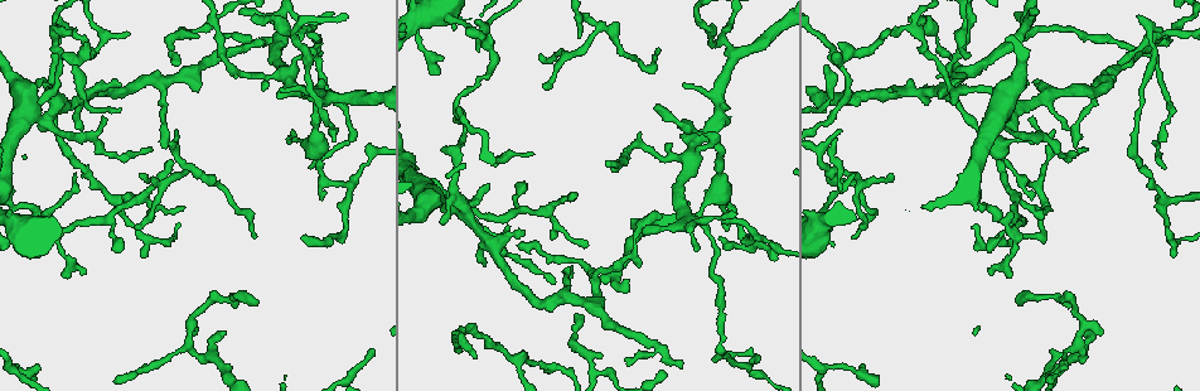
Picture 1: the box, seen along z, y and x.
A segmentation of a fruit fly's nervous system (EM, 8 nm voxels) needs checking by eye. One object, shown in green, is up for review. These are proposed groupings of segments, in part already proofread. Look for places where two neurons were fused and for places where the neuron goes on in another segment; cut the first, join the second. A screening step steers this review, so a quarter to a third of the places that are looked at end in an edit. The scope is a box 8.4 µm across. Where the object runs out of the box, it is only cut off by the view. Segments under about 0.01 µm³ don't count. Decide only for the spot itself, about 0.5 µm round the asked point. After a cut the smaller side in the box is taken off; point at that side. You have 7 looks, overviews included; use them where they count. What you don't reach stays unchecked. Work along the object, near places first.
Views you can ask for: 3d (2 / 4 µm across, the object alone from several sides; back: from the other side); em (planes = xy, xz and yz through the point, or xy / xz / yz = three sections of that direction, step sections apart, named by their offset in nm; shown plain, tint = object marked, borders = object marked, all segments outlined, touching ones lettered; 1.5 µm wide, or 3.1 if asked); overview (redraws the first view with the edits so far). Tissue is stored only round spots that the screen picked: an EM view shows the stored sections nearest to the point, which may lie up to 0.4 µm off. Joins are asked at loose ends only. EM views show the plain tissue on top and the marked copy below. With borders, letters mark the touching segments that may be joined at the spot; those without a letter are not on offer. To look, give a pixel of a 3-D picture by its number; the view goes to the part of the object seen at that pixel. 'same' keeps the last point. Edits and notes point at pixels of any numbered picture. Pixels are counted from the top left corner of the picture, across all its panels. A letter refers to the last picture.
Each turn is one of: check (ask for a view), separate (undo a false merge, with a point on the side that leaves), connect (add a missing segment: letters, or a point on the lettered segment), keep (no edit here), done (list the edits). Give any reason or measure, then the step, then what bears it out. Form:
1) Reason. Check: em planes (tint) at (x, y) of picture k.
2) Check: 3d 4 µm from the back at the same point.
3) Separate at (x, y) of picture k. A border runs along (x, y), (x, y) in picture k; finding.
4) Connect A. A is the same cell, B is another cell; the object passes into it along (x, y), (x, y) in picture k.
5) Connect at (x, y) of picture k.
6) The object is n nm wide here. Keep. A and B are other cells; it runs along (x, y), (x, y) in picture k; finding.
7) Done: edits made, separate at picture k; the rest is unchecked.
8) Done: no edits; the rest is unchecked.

Thin end. Check: 3d 4 µm at (1168, 39) of picture 1.

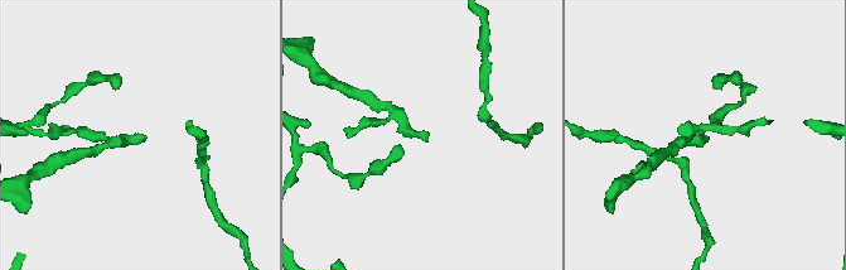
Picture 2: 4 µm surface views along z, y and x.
Now the EM. Check: em xy step 8 (tint) at (700, 137) of picture 2.

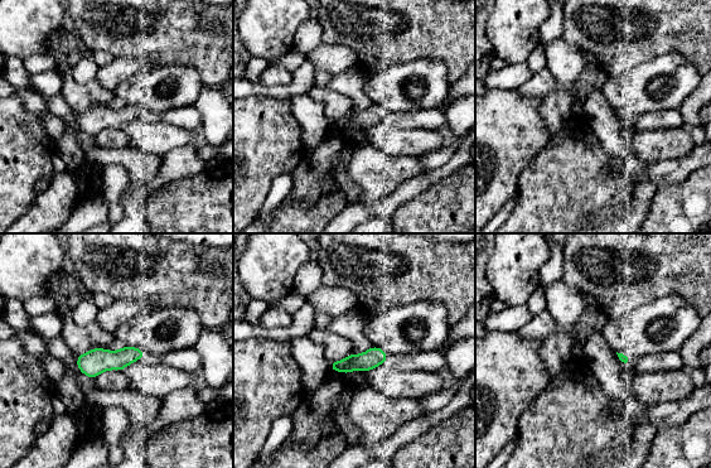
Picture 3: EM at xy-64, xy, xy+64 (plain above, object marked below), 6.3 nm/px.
Cut it another way. Check: em planes (borders) at the same point.

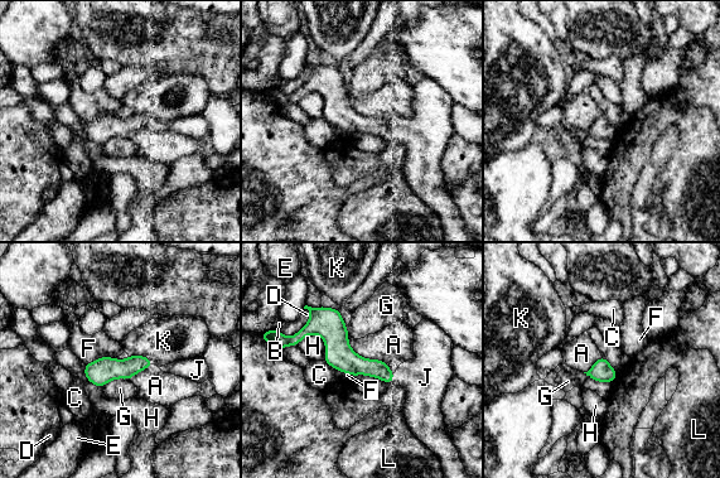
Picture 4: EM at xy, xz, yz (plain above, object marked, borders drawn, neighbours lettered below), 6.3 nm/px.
The longest contact is with A, 400 nm. Connect J. J is the same cell, A, B, C, D, E, F, G, H, K and L are other cells; it goes on there.

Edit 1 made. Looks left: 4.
Redraw. Check: overview.

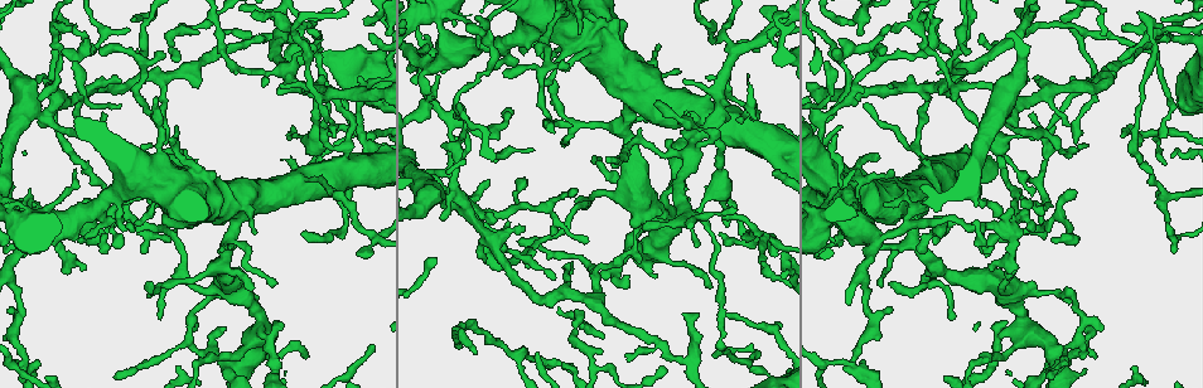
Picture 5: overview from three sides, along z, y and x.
Check: 3d 2 µm at (1175, 27) of picture 5.

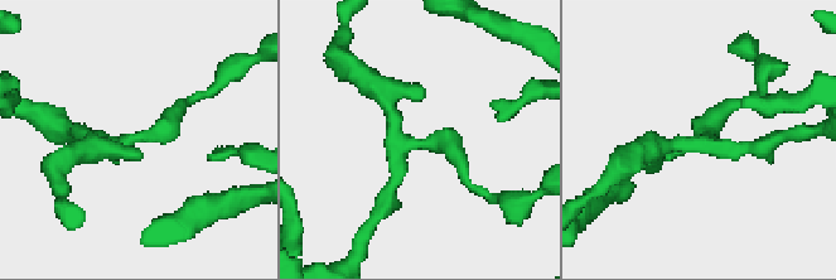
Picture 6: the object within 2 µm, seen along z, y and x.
Check: em xz step 4 (tint) at (393, 129) of picture 6.

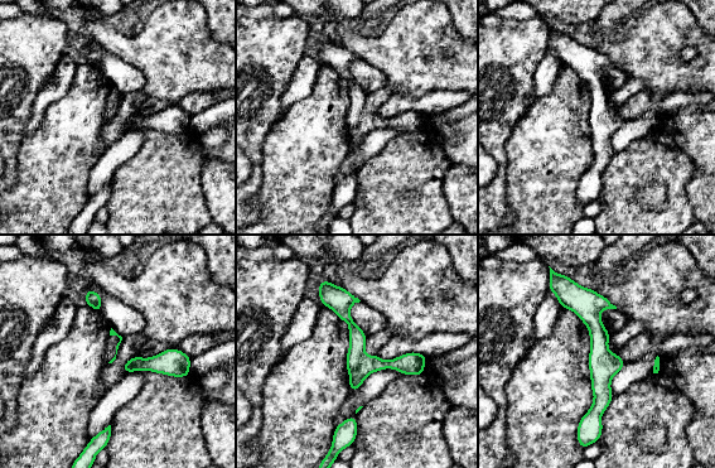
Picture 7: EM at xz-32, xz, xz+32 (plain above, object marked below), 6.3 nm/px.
Cut it another way. Check: em planes (borders) at the same point.

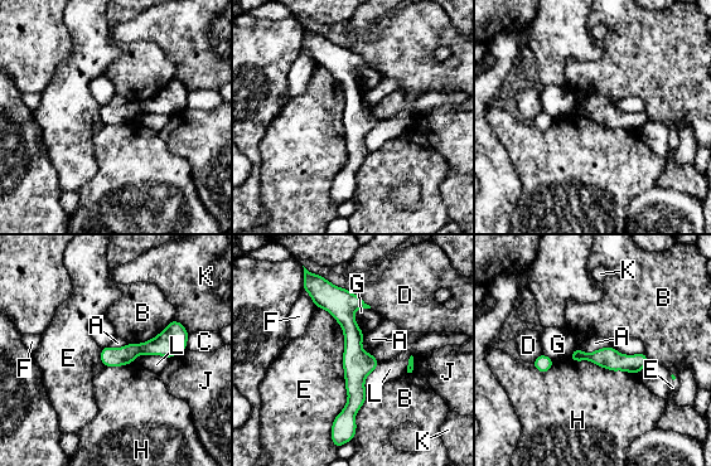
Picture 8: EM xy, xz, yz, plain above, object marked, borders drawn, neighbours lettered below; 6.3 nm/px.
The longest contact is with E, 800 nm. Keep. A, B, C, D, E, F, G, H, J, K and L are other cells; a border runs along (578, 346), (586, 353), (614, 348) in picture 8; one neuron here.

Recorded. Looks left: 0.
Done: edits made, connect at picture 4; the rest is unchecked.

